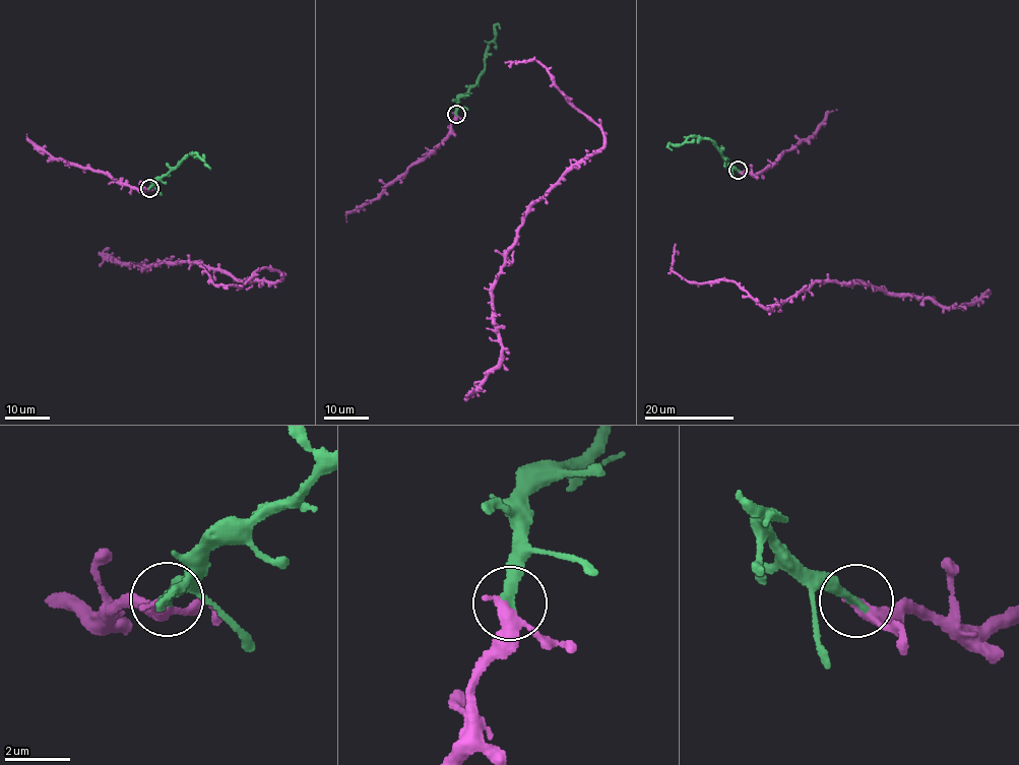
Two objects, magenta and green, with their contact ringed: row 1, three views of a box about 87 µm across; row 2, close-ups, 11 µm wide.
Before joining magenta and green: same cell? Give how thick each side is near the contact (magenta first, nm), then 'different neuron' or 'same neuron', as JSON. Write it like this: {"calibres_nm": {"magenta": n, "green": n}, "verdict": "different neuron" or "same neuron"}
{"calibres_nm": {"magenta": 340, "green": 320}, "verdict": "same neuron"}

